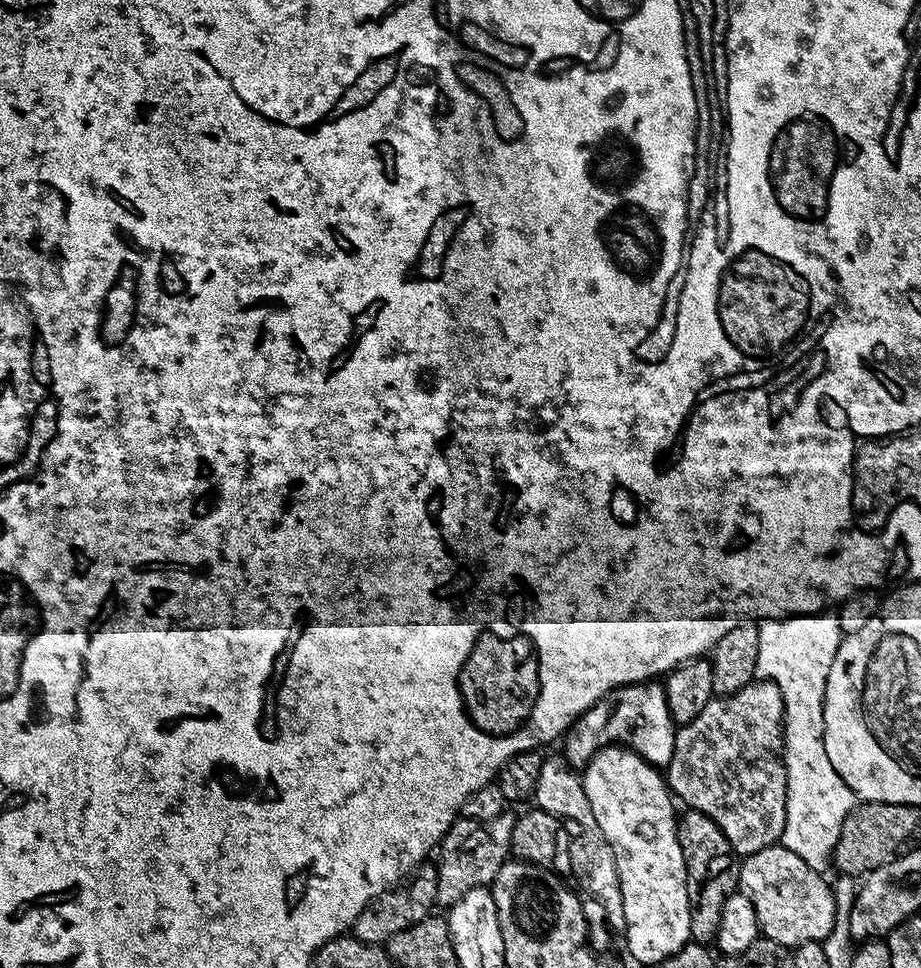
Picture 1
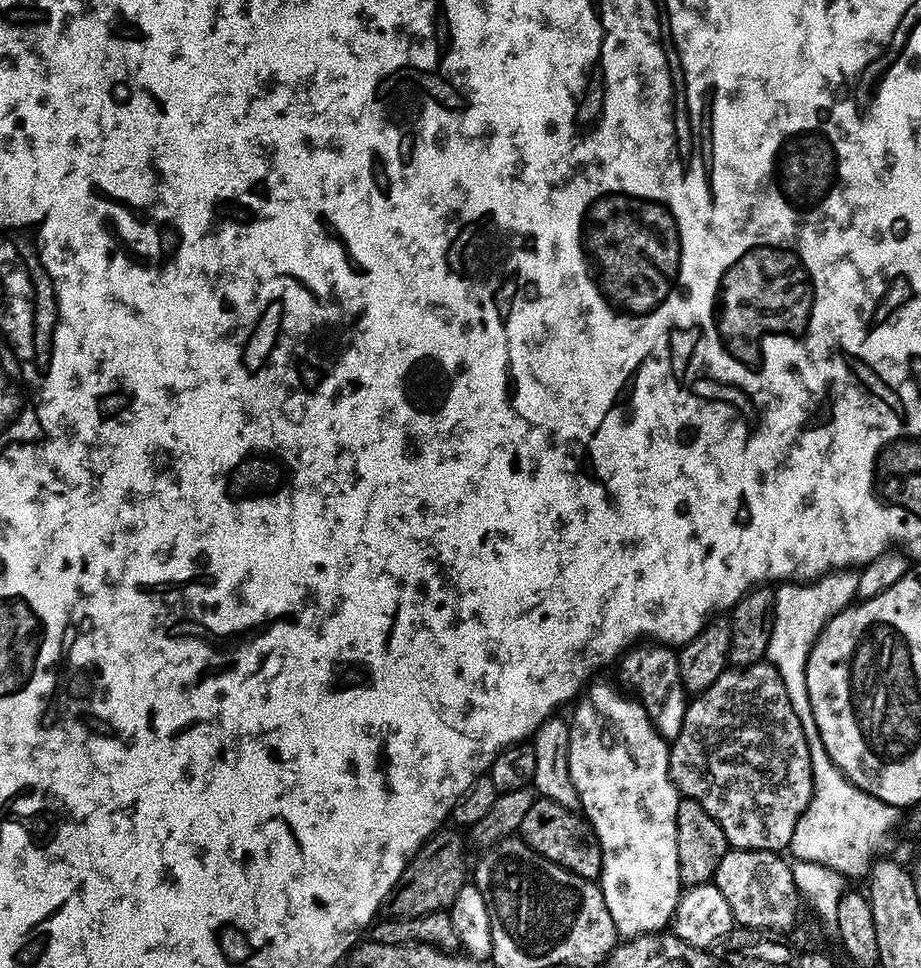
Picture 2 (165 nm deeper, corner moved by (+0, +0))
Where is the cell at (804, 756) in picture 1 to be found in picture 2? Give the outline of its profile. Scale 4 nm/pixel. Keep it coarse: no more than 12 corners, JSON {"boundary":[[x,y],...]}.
{"boundary":[[858,575],[777,583],[767,663],[810,746],[790,852],[845,878],[887,853],[901,809],[826,754],[806,662]]}

